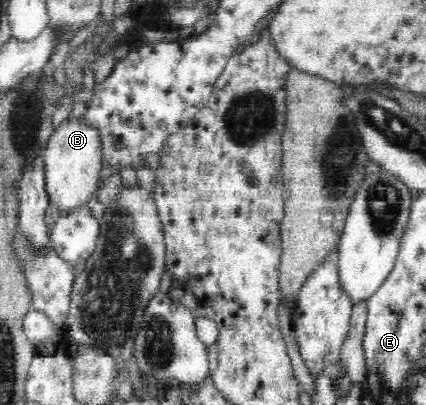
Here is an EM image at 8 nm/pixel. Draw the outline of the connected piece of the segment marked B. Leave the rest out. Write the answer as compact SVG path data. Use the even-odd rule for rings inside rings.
M85 114L76 118L64 120L54 133L50 136L46 151L43 155L43 165L45 167L45 185L48 191L49 201L60 209L60 213L68 212L72 207L86 204L95 190L100 185L100 171L104 158L104 147L102 136L97 125L92 125Z

